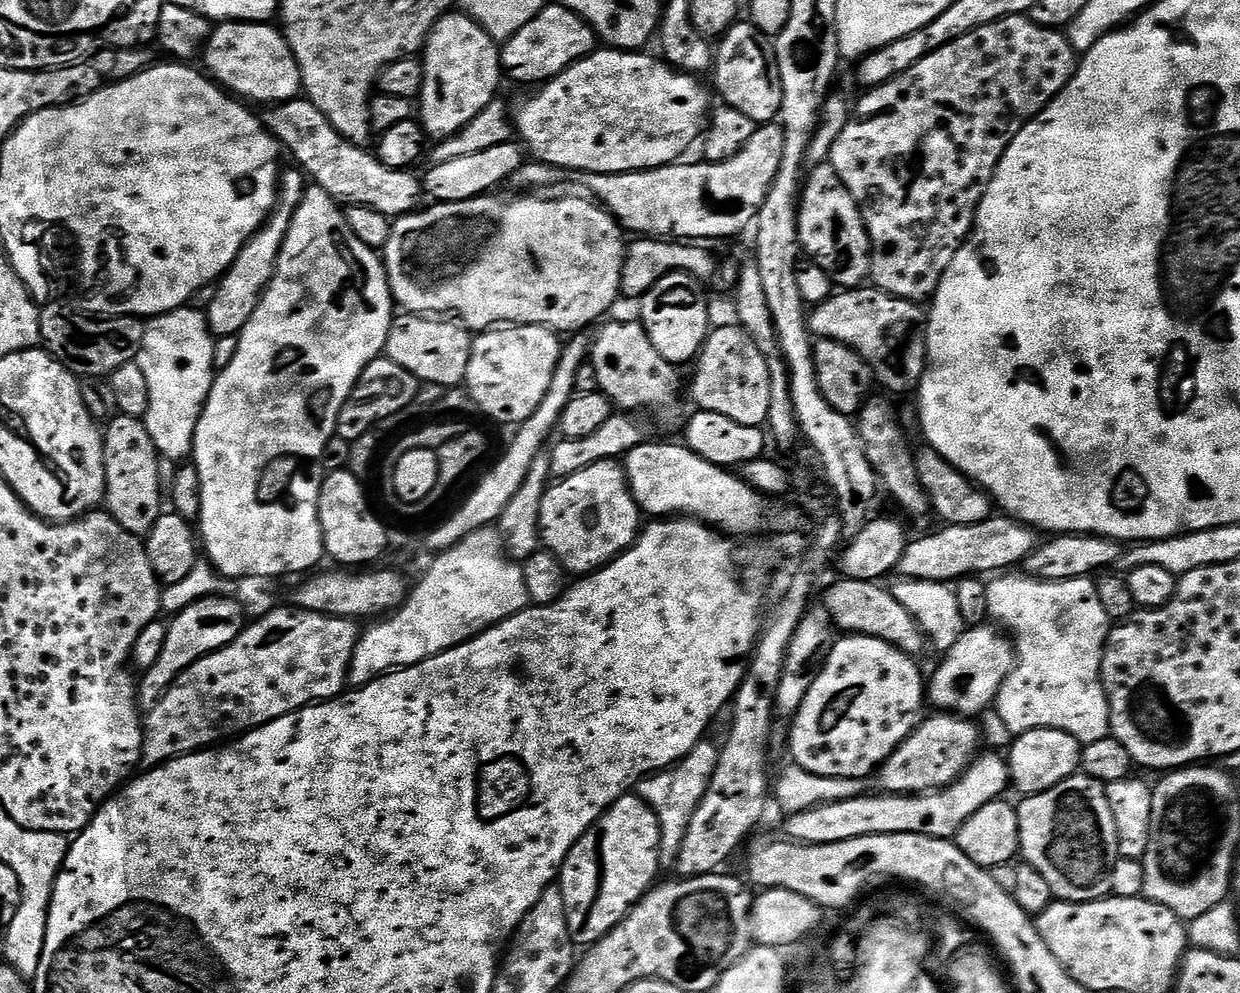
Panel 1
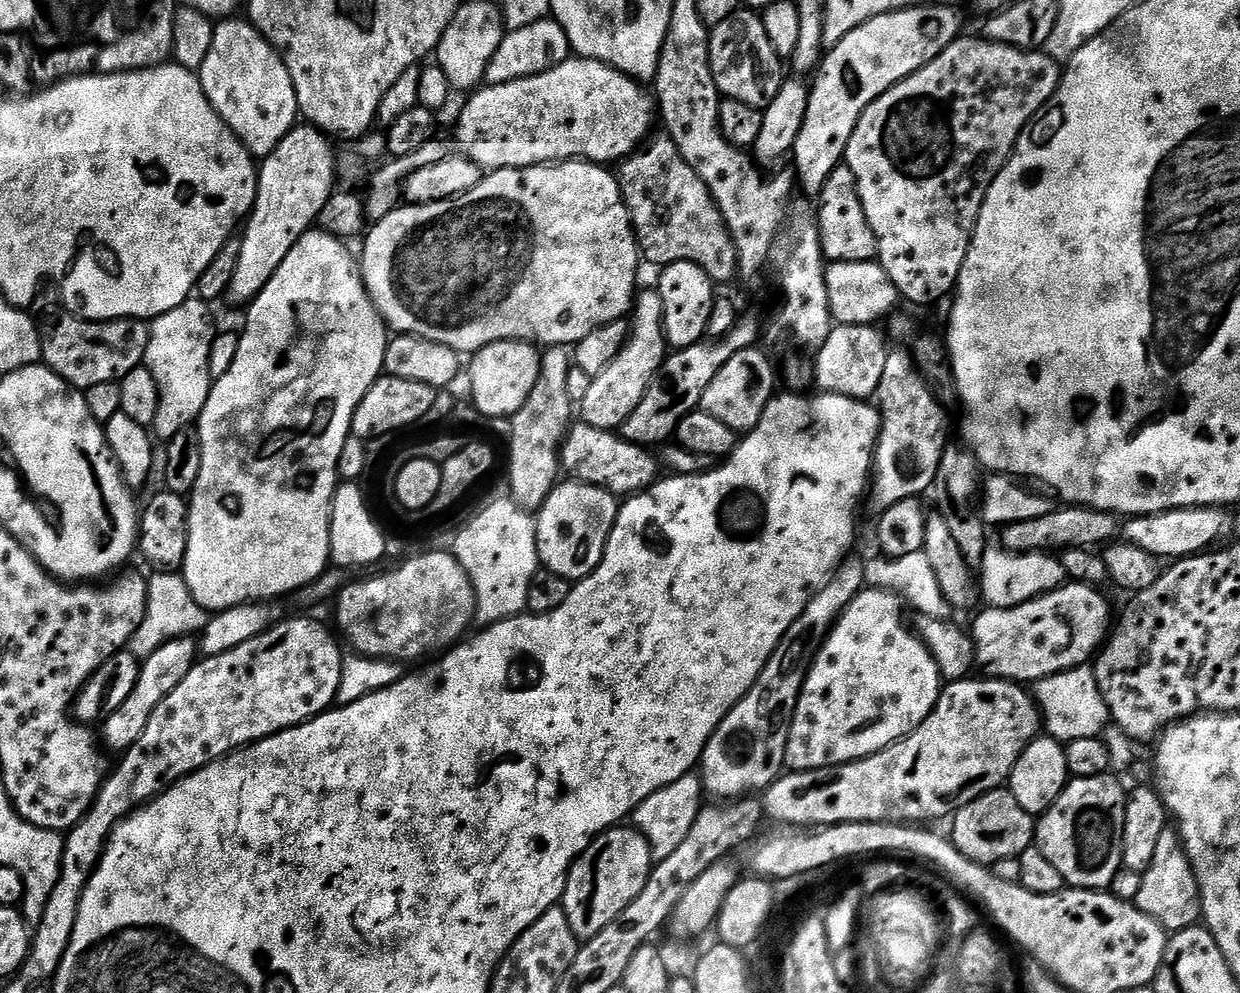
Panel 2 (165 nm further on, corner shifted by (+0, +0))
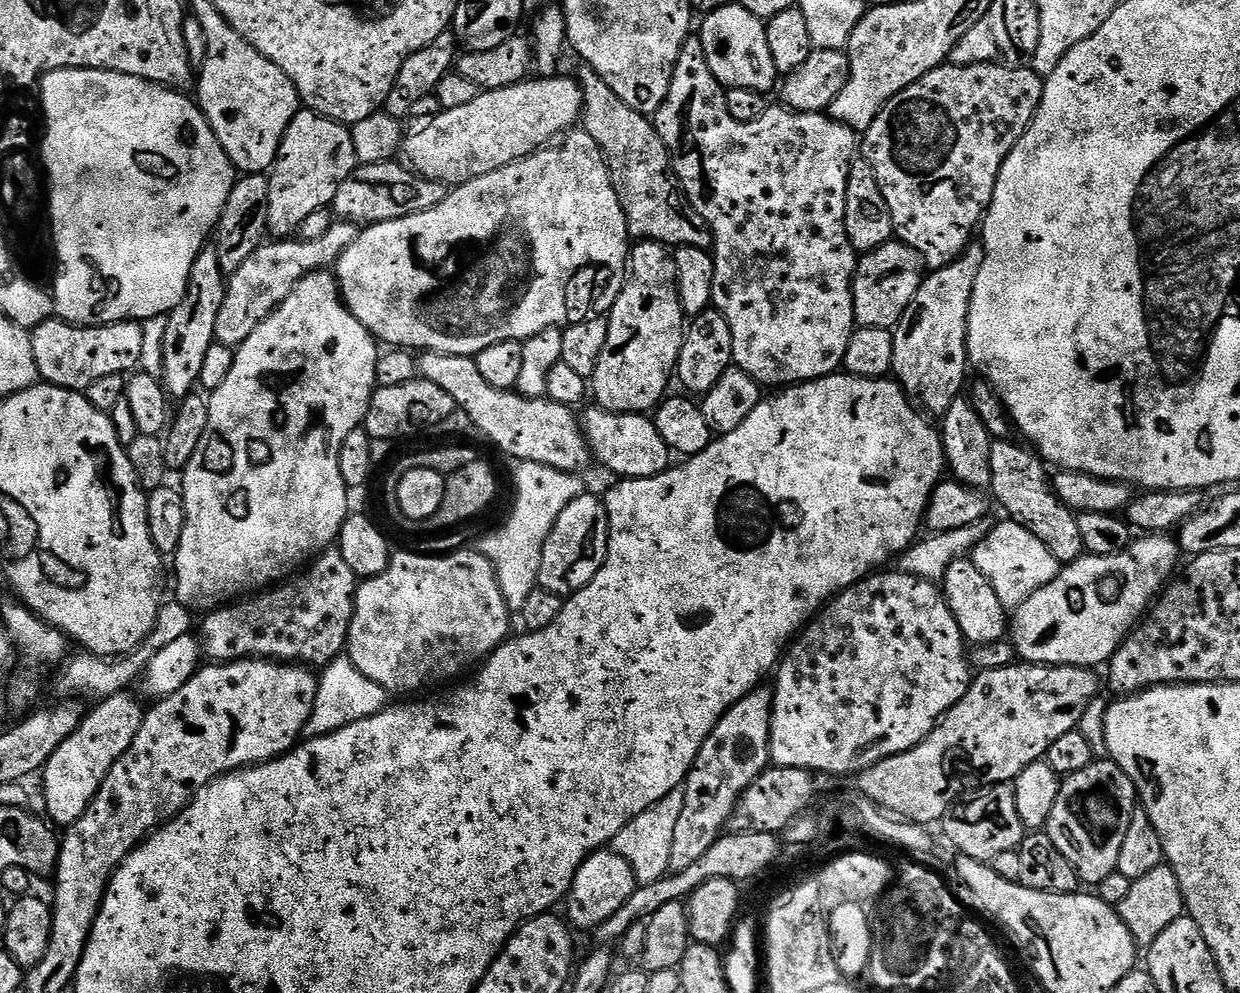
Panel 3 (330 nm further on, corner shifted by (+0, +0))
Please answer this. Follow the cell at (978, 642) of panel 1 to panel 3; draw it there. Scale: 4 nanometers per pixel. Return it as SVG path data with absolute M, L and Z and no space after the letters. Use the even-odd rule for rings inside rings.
M1144 534L1113 556L1085 554L1073 564L1061 567L1054 582L1042 586L1042 590L1029 592L1026 602L1019 604L1011 613L1010 641L1017 657L1025 664L1069 664L1093 670L1099 669L1099 664L1100 667L1107 665L1120 648L1120 643L1132 633L1132 629L1160 595L1166 581L1177 571L1176 556L1178 544L1171 535Z

